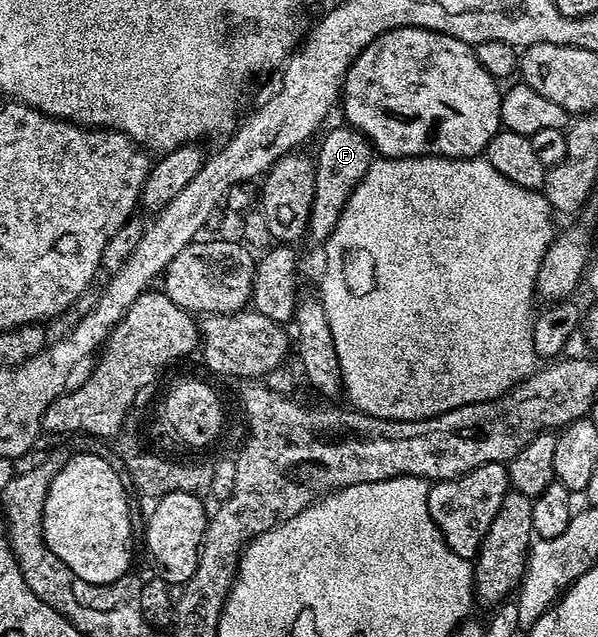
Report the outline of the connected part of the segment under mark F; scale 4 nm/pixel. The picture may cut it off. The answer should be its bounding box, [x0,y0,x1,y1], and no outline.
[308,123,376,243]

